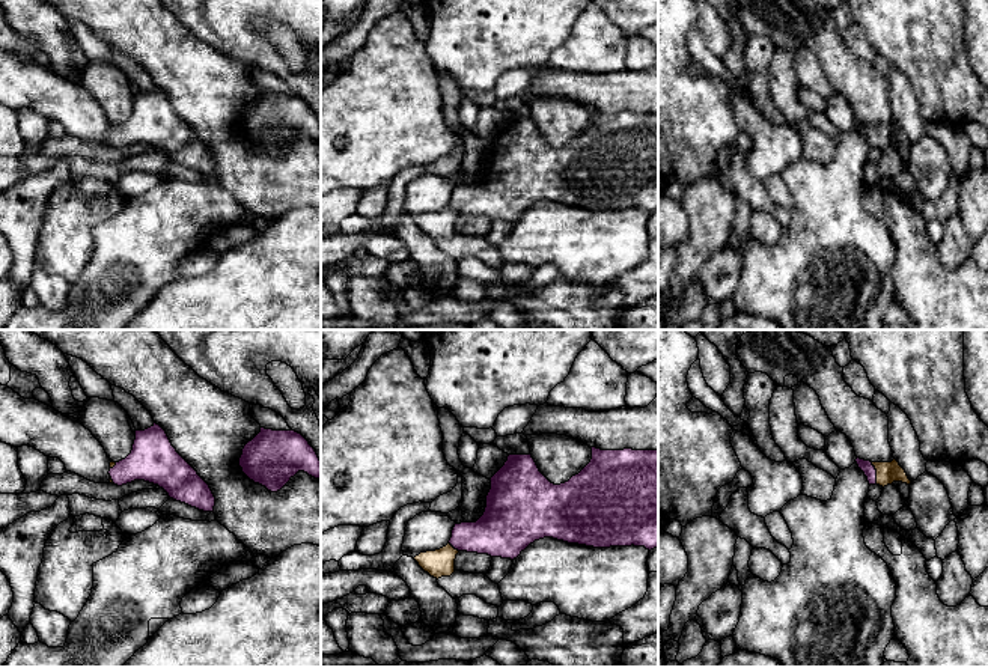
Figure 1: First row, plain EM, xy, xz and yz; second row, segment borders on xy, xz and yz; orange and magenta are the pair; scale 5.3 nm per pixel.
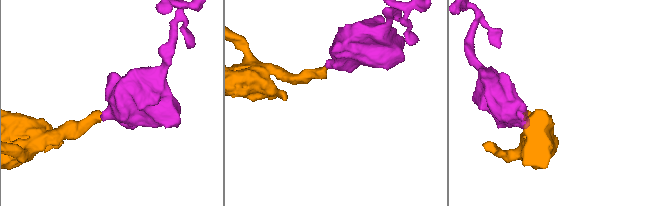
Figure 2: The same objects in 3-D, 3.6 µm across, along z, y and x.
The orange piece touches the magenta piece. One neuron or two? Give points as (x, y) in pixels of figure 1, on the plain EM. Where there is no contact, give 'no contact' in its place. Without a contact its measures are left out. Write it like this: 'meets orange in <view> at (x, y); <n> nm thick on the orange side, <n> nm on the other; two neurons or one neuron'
meets orange in yz at (877, 136); 120 nm thick on the orange side, 70 nm on the other; one neuron

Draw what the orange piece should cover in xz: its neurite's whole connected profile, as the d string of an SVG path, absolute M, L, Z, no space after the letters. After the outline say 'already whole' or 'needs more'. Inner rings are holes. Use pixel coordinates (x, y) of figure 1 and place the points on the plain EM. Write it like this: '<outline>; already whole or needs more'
M592 111L590 125L568 145L554 148L538 131L532 117L509 117L505 128L489 142L491 152L486 170L476 185L455 187L449 206L435 214L414 220L419 229L434 241L450 239L459 214L488 217L491 220L517 221L530 206L553 200L568 206L593 211L610 209L658 209L658 113L601 113Z; needs more

